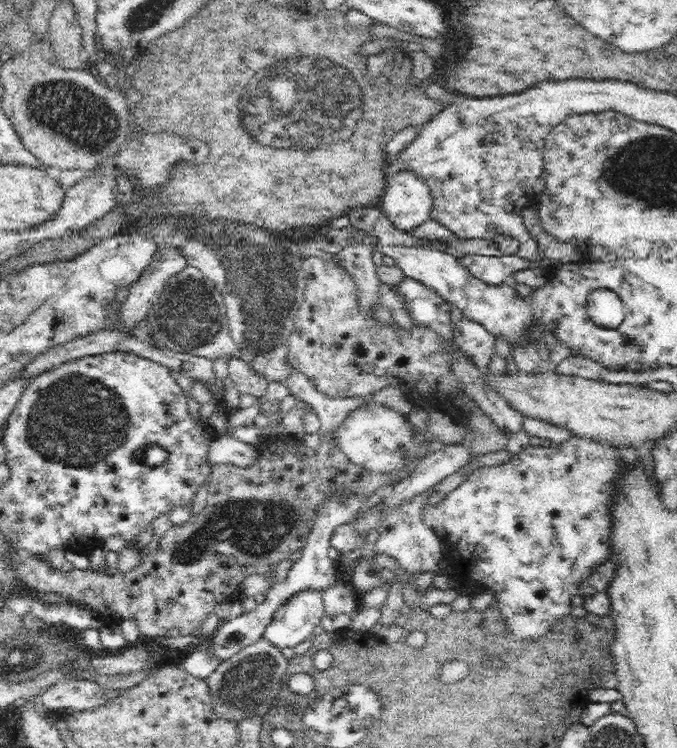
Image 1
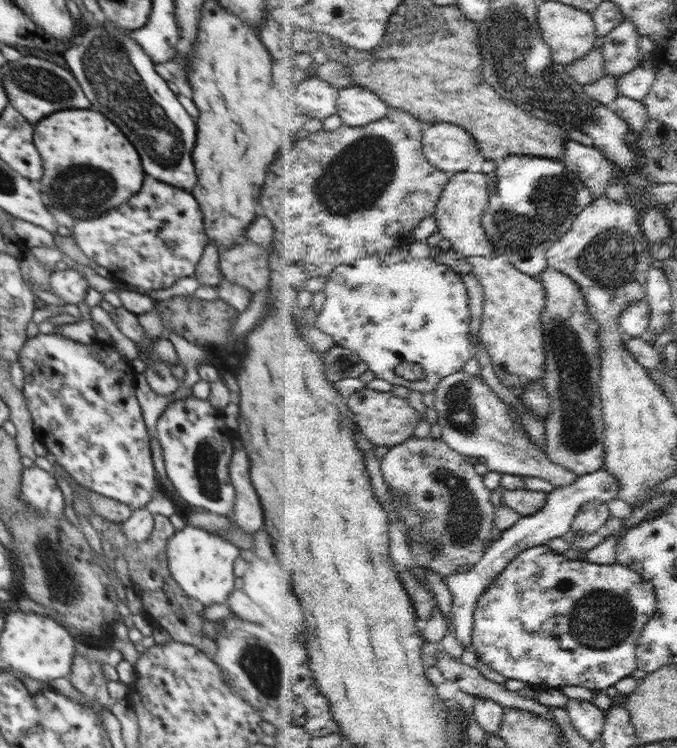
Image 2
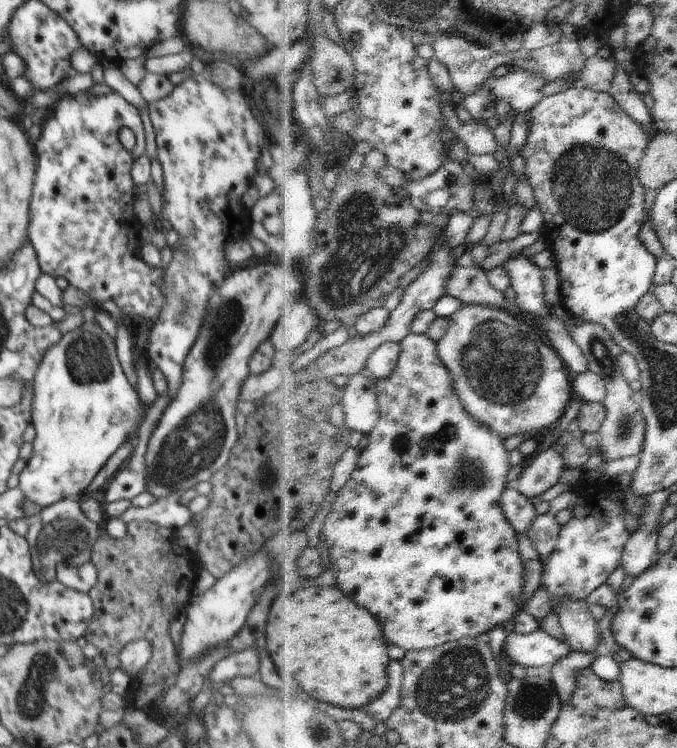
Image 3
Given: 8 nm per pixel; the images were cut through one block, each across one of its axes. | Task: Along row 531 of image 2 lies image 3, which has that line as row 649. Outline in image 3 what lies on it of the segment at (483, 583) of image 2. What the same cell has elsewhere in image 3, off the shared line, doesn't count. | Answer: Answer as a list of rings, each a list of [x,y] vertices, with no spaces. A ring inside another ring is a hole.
[[[542,628],[529,635],[517,631],[507,634],[503,650],[506,650],[512,664],[520,664],[526,668],[557,665],[573,653],[569,642],[554,638]]]

